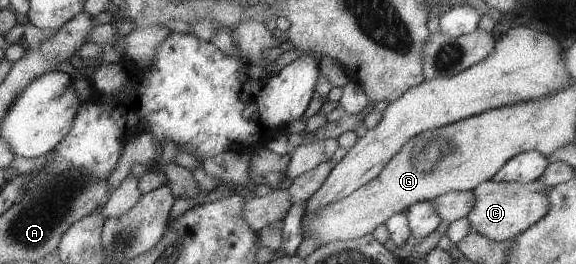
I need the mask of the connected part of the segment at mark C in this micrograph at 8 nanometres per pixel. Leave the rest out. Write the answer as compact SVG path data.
M541 177L526 183L493 182L491 179L480 183L472 190L475 202L472 211L467 215L470 229L497 242L515 238L546 215L549 210L548 189L550 186Z

